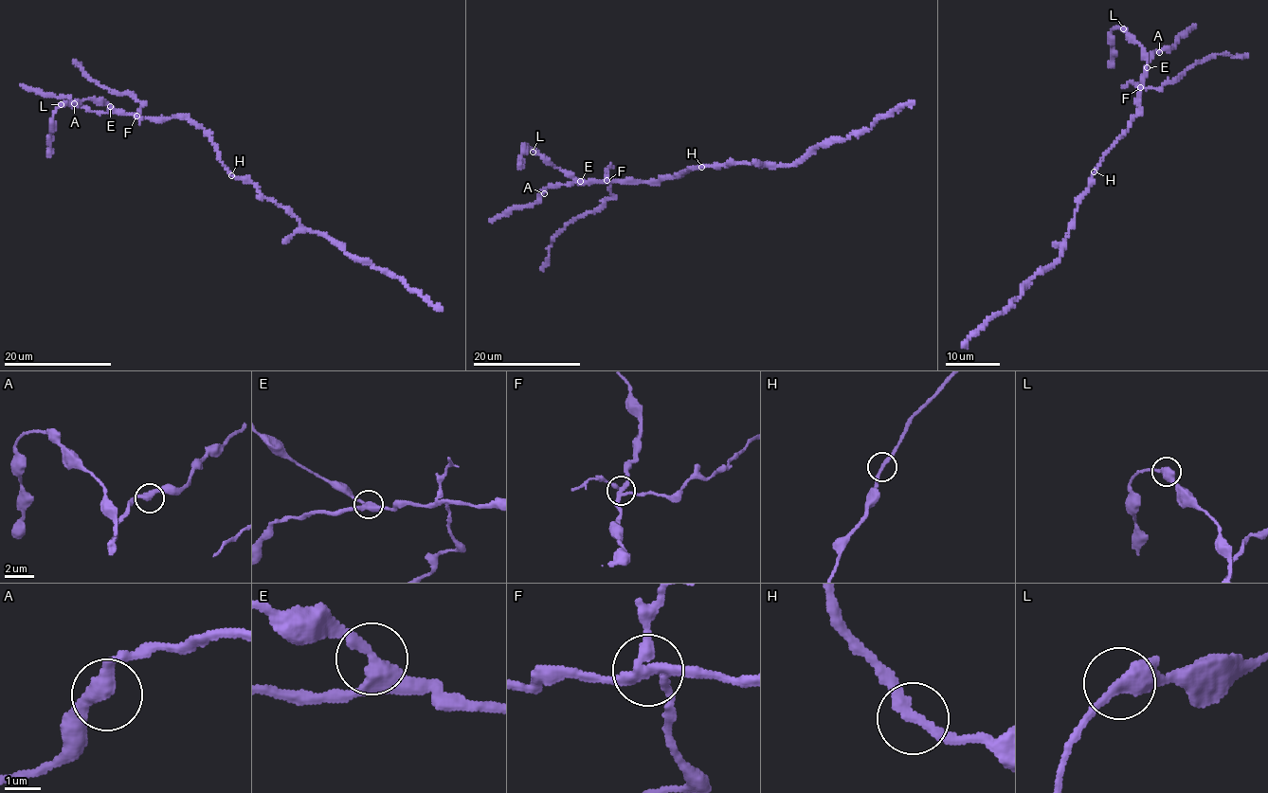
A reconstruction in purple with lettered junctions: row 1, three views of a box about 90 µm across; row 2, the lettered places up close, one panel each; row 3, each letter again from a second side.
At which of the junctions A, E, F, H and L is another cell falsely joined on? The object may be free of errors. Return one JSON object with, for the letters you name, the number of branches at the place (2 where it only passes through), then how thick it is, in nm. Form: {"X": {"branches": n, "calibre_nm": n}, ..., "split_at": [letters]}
{"F": {"branches": 4, "calibre_nm": 280}, "split_at": ["F"]}

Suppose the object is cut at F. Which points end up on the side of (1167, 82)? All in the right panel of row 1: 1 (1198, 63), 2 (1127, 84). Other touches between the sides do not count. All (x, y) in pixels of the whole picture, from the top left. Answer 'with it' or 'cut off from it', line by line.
1: with it
2: with it

